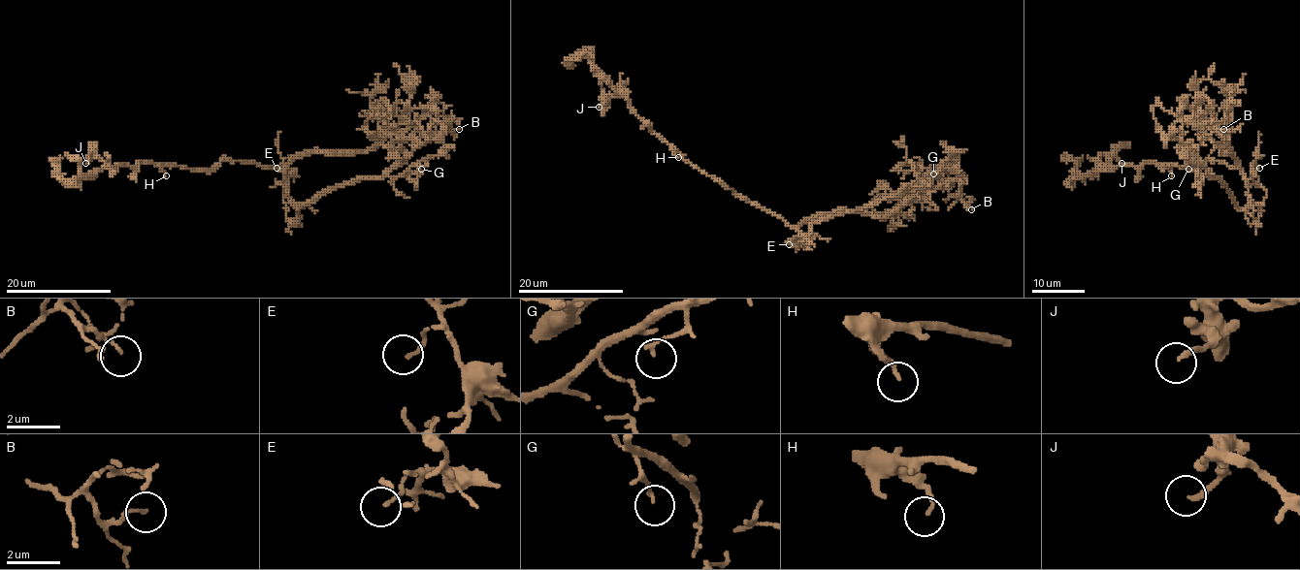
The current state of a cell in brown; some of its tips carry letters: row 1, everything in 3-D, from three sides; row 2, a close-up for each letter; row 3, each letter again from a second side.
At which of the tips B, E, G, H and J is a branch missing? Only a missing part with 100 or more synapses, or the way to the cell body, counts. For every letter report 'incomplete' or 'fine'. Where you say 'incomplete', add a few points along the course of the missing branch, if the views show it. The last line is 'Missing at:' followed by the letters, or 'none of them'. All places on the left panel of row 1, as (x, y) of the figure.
B: fine
E: fine
G: fine
H: fine
J: fine
Missing at: none of them

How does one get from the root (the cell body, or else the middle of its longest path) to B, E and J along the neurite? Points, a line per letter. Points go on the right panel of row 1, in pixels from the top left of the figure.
B: (1236, 168), (1241, 167), (1226, 152), (1229, 144), (1201, 116), (1195, 120), (1223, 129)
E: (1236, 168), (1241, 169), (1248, 181), (1251, 177), (1252, 163), (1259, 168)
J: (1236, 168), (1212, 160), (1197, 171), (1146, 161), (1138, 167), (1111, 167), (1108, 156), (1114, 155), (1121, 163)

